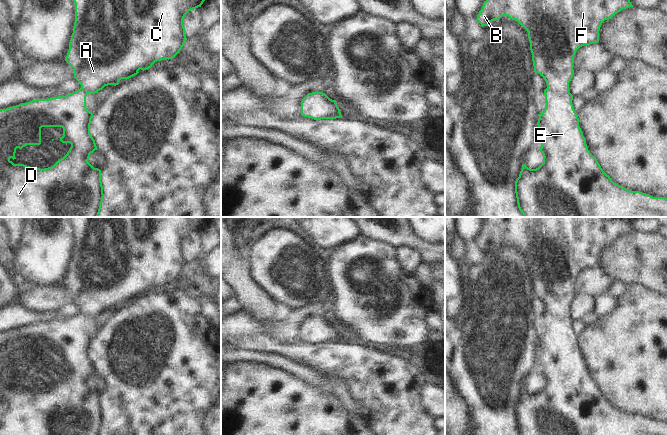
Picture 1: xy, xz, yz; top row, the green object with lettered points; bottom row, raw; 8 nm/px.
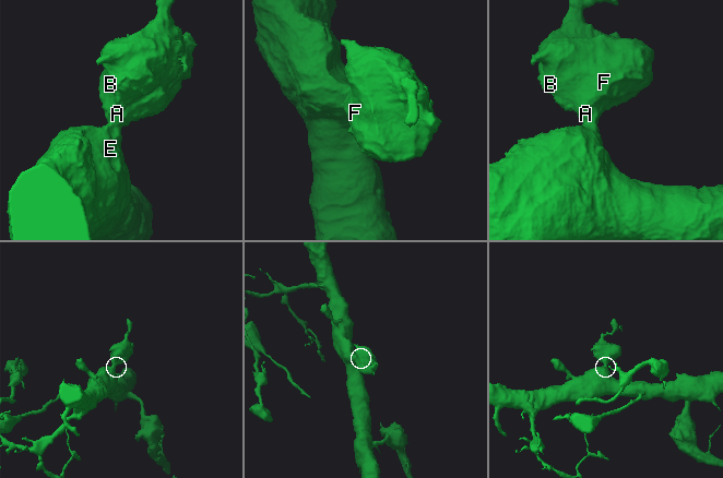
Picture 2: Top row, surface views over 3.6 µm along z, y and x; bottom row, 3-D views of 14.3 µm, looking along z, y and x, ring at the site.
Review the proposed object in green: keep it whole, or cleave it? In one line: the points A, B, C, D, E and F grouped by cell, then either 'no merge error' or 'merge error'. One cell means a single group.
groups A B C D E F; no merge error

